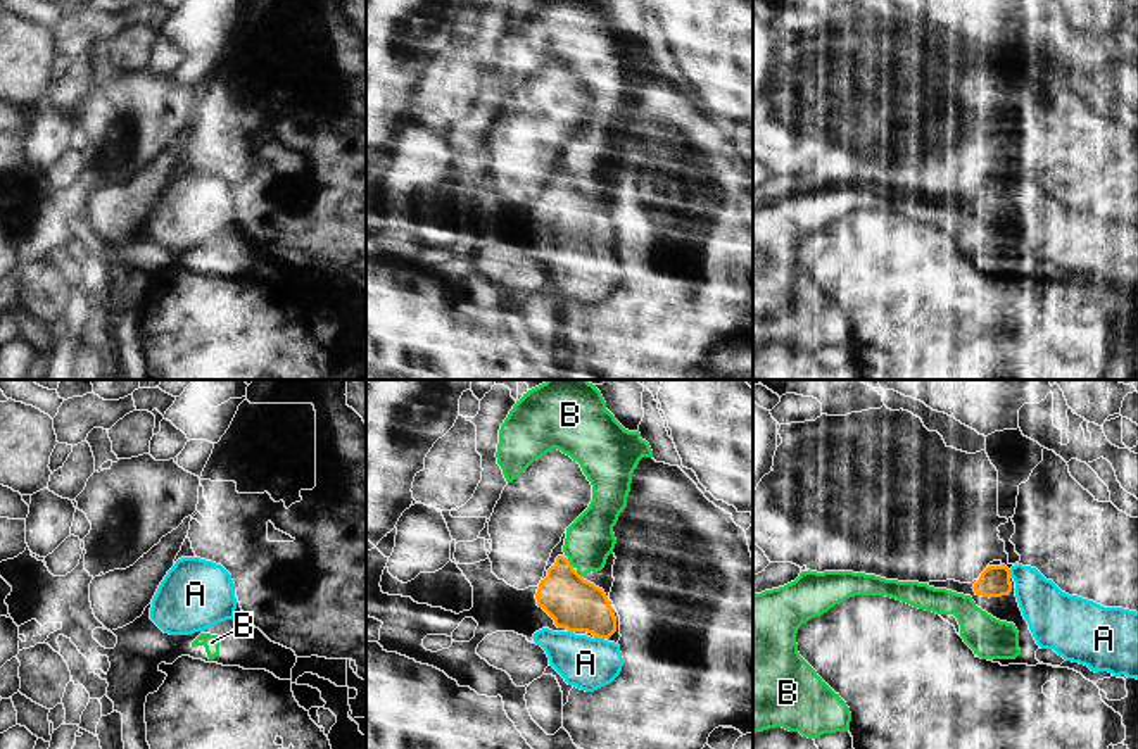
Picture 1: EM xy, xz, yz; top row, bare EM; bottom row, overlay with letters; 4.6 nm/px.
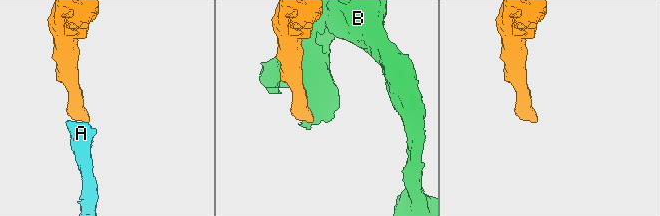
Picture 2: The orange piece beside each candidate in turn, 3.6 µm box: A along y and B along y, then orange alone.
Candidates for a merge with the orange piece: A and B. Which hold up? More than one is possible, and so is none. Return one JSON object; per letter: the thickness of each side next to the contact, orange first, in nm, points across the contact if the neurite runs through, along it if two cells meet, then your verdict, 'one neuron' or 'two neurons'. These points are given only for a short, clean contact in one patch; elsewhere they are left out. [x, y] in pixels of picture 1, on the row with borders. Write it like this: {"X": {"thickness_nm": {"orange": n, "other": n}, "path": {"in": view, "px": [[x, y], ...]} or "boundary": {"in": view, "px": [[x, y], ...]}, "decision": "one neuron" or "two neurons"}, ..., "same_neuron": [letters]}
{"A": {"thickness_nm": {"orange": 240, "other": 240}, "path": {"in": "xz", "px": [[574, 603], [600, 629], [600, 637], [598, 651], [586, 663]]}, "decision": "one neuron"}, "B": {"thickness_nm": {"orange": 240, "other": 220}, "decision": "two neurons"}, "same_neuron": ["A"]}

